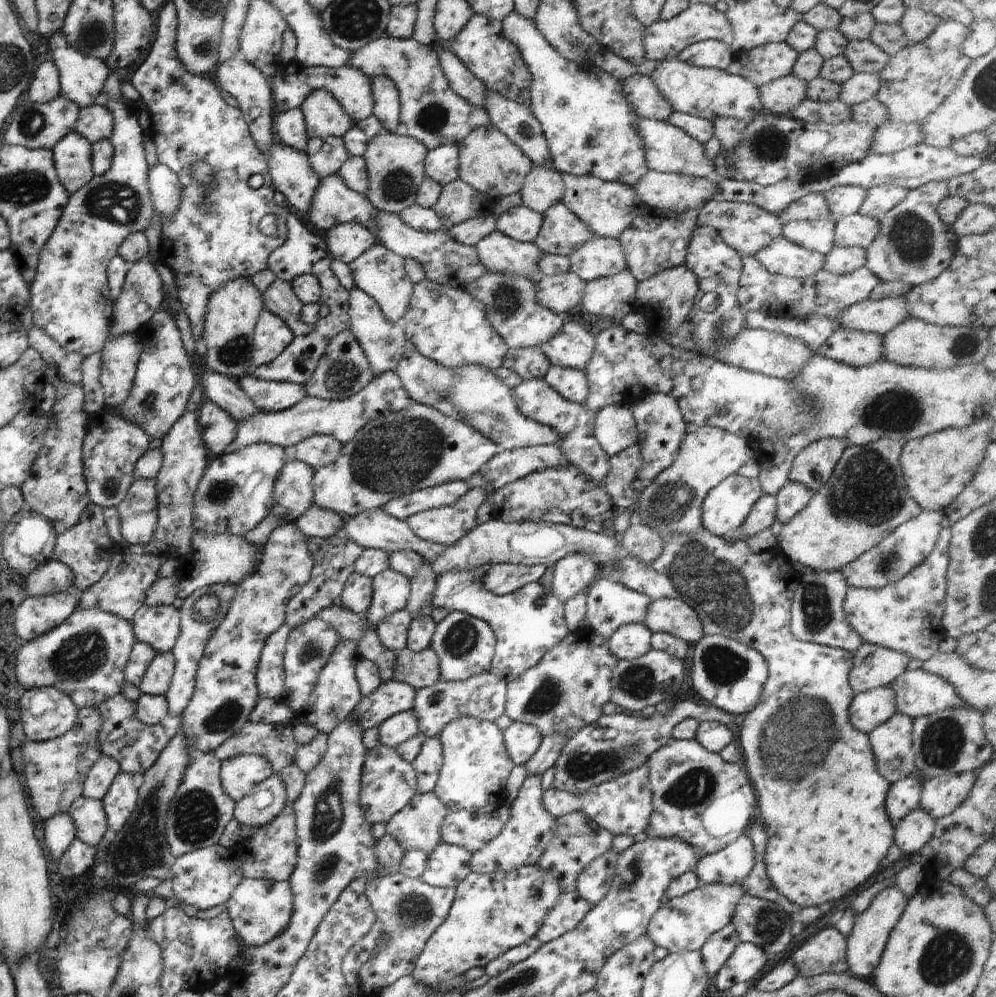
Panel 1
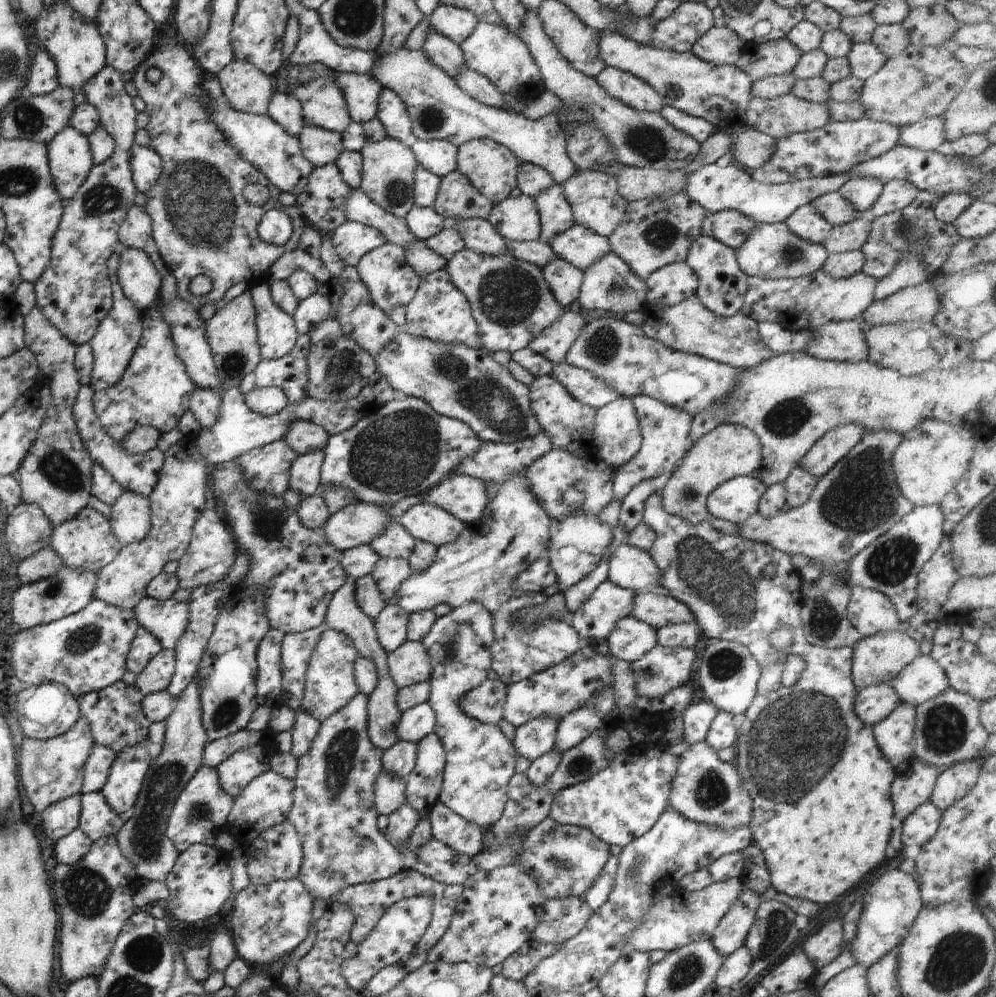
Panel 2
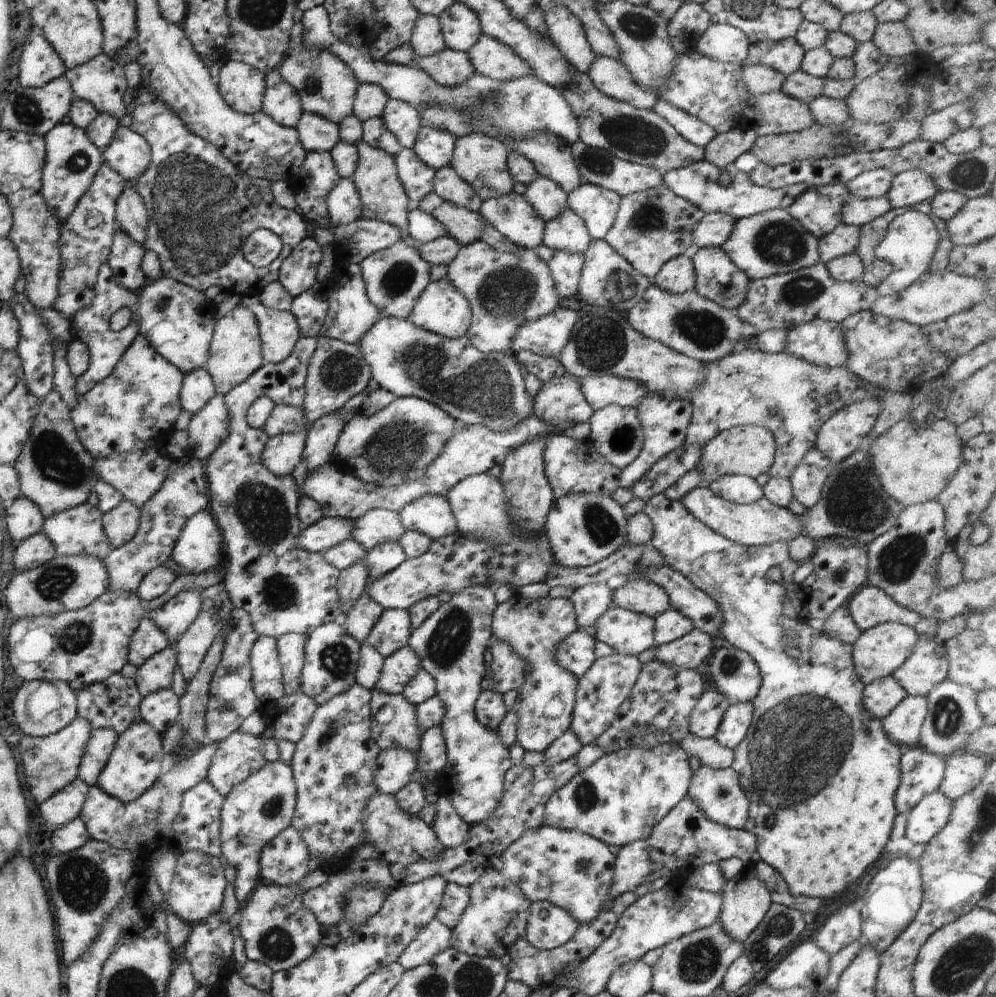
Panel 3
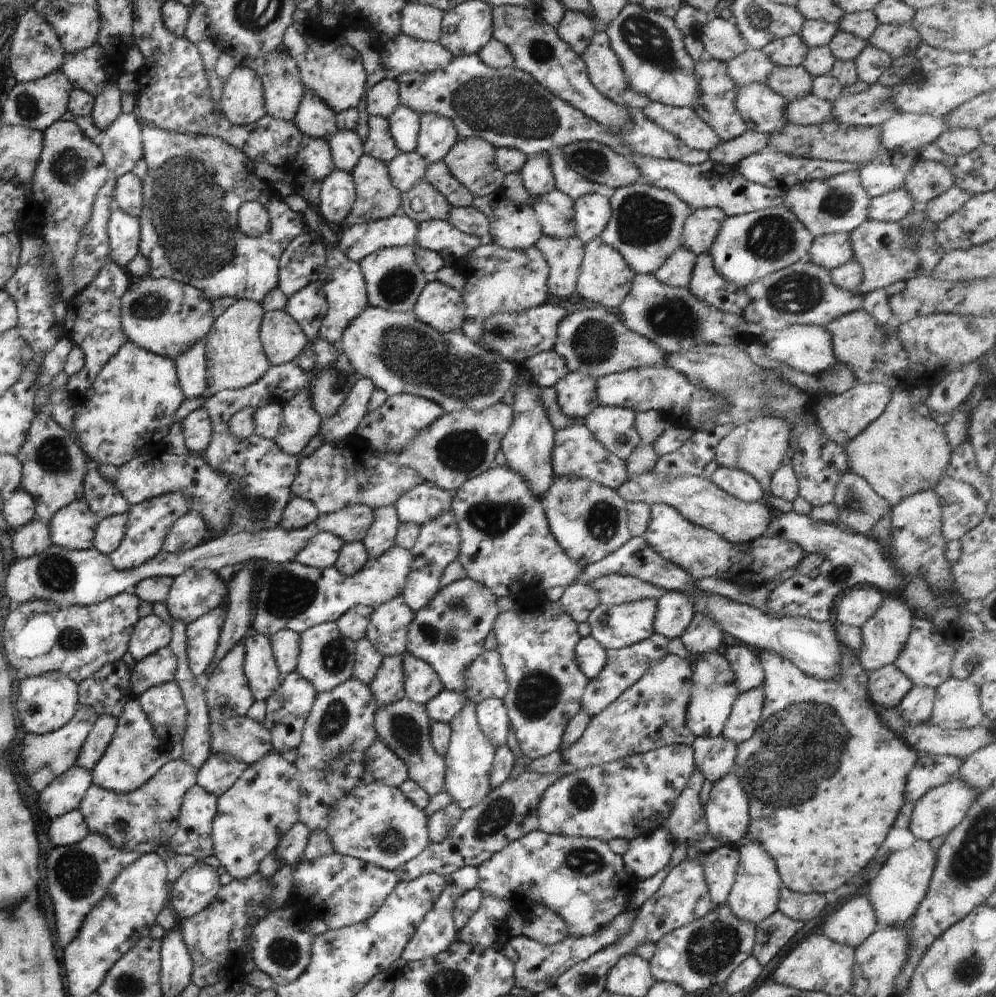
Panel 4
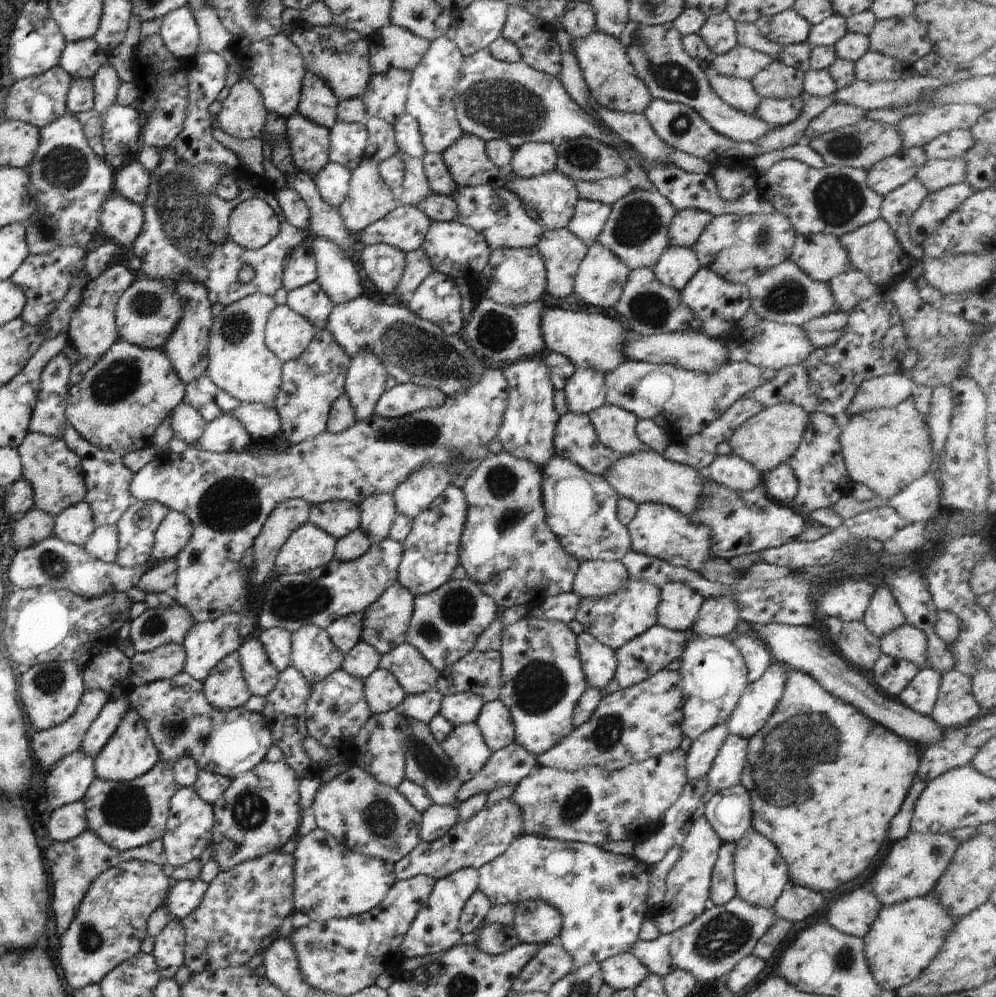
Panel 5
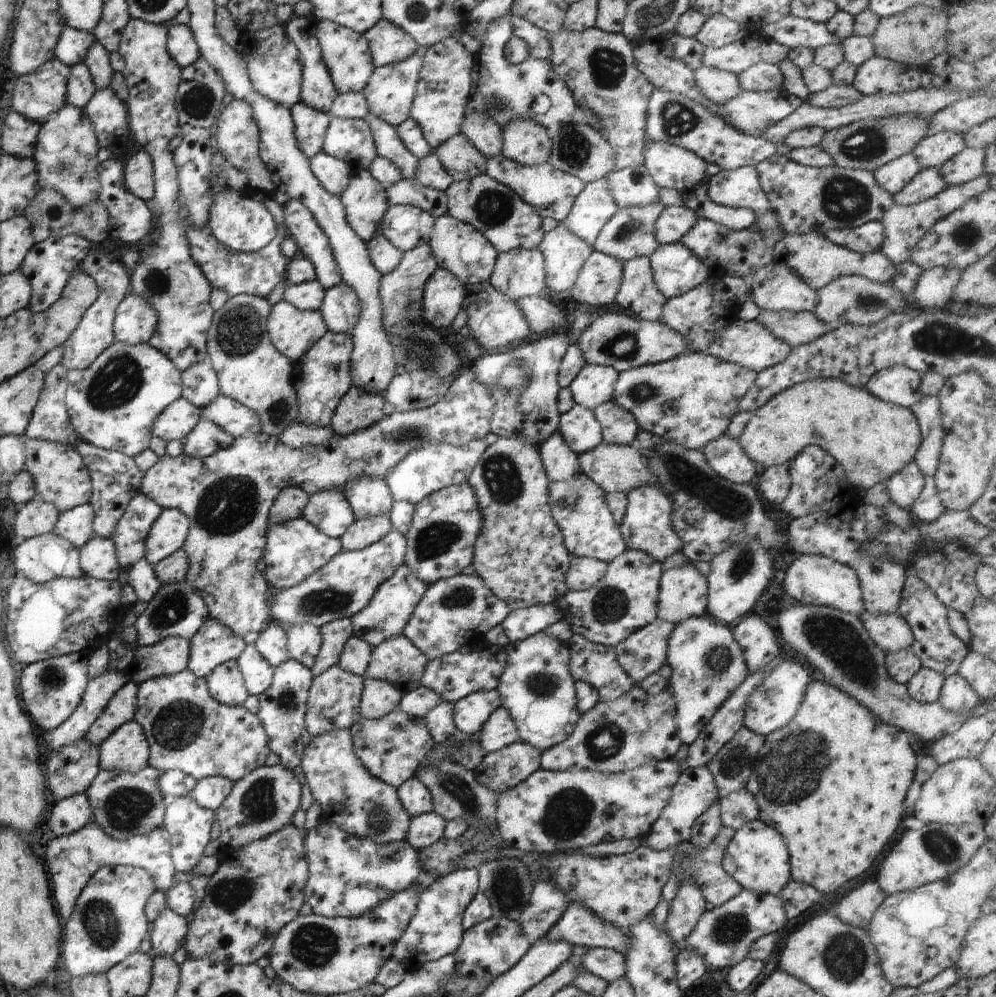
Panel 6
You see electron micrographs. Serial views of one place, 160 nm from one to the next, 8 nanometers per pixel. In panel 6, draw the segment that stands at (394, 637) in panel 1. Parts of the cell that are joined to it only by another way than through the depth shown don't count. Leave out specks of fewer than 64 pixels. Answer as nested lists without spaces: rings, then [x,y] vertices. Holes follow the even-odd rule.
[[[405,562],[402,563],[396,572],[376,589],[368,606],[358,614],[351,616],[353,636],[364,640],[374,648],[389,638],[402,635],[404,627],[412,616],[412,611],[424,596],[427,586],[424,581],[412,574]]]

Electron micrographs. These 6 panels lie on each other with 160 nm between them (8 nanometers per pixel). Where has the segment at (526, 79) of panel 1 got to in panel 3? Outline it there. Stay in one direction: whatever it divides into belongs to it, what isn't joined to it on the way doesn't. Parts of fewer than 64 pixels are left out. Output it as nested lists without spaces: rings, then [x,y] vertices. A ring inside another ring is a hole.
[[[482,33],[466,54],[477,72],[491,78],[492,82],[510,82],[532,74],[529,64],[512,47],[490,35]]]

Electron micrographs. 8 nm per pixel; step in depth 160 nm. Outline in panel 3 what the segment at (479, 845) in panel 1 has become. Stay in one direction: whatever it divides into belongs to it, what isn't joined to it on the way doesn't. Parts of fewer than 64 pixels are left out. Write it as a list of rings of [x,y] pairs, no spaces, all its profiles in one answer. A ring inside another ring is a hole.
[[[439,795],[435,802],[435,819],[432,830],[446,849],[463,845],[469,839],[469,824],[458,816],[446,796]]]

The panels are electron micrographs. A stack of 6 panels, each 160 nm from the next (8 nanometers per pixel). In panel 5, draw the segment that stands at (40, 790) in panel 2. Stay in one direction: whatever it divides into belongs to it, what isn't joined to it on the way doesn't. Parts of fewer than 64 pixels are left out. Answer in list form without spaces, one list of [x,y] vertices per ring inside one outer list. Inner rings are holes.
[[[85,691],[74,714],[68,720],[34,733],[34,758],[44,772],[50,772],[55,762],[81,748],[86,731],[108,701],[105,692]]]

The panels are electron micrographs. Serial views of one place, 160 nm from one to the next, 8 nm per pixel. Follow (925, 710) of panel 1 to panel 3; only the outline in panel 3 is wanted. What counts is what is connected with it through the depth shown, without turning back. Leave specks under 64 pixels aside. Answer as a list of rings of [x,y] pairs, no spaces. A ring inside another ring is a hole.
[[[920,635],[912,656],[893,672],[907,696],[926,697],[943,680],[949,667],[945,641]]]

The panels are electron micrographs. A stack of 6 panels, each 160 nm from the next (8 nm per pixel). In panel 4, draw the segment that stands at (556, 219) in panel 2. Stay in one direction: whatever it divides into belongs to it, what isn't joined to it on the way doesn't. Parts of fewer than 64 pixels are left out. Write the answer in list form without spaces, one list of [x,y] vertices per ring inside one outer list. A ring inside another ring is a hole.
[[[545,153],[527,158],[519,174],[532,204],[555,189],[555,178]]]

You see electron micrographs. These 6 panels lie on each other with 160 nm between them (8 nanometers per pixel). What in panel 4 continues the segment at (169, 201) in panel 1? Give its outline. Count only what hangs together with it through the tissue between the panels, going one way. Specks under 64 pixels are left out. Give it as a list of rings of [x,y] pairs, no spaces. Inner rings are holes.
[[[122,113],[101,133],[97,143],[112,175],[118,178],[130,173],[136,162],[143,158],[143,138],[138,116]]]

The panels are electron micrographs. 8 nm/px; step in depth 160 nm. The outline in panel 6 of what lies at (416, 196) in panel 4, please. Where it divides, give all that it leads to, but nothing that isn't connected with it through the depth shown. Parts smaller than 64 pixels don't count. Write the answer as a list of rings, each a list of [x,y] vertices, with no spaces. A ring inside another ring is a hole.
[[[370,112],[364,120],[372,131],[377,155],[393,162],[400,169],[404,179],[417,181],[419,158],[398,138],[397,127],[393,127]]]

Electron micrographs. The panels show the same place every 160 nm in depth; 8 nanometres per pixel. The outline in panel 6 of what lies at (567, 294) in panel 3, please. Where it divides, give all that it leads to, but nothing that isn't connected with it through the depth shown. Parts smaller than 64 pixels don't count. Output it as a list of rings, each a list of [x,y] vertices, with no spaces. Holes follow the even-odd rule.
[[[564,224],[545,232],[537,249],[545,258],[546,288],[554,292],[573,287],[580,269],[593,251],[585,240],[578,238]]]

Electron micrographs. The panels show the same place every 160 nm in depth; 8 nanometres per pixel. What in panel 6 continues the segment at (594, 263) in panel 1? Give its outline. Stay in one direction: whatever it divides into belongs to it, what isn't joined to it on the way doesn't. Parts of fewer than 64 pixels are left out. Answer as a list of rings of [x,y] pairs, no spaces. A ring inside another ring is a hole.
[[[500,154],[487,159],[486,174],[499,183],[509,186],[525,203],[533,206],[542,217],[550,217],[562,224],[568,216],[574,201],[584,190],[585,182],[577,176],[554,168],[550,163],[527,167]]]

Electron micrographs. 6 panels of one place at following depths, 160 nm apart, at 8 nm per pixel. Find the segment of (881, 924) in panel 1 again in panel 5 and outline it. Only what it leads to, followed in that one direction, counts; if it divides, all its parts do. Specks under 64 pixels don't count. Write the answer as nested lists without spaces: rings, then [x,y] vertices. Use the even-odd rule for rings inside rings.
[[[911,832],[900,842],[892,844],[888,857],[870,882],[870,890],[884,907],[927,895],[944,874],[959,844],[949,833]]]

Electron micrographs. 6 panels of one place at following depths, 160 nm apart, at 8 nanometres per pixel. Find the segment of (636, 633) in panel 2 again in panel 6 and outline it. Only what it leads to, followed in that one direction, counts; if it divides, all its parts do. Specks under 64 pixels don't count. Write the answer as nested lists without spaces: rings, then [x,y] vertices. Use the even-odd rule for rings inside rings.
[[[626,549],[618,558],[608,563],[607,573],[600,582],[585,591],[568,591],[555,605],[563,612],[563,619],[574,633],[581,634],[593,643],[615,647],[633,632],[648,626],[657,619],[657,600],[660,596],[660,579],[663,566],[644,551]]]

